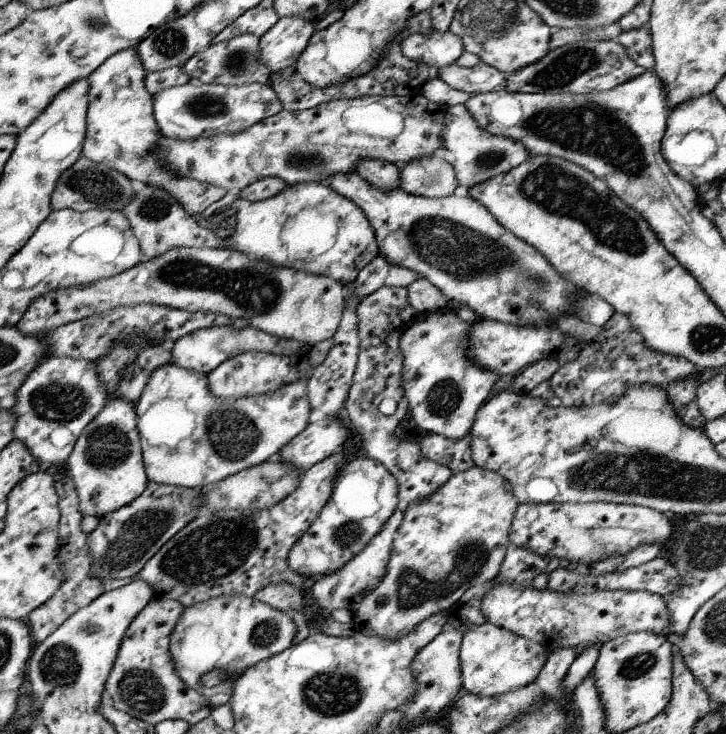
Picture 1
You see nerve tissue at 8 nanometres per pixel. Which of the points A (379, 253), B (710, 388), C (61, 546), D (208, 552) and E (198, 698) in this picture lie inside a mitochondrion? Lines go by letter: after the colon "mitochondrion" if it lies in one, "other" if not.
A: other
B: other
C: other
D: mitochondrion
E: other

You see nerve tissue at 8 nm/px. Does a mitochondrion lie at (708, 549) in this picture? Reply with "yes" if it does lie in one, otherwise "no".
yes

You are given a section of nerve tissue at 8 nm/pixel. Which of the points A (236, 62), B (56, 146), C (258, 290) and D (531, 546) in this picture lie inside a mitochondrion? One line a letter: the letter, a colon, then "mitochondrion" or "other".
A: mitochondrion
B: other
C: mitochondrion
D: other

